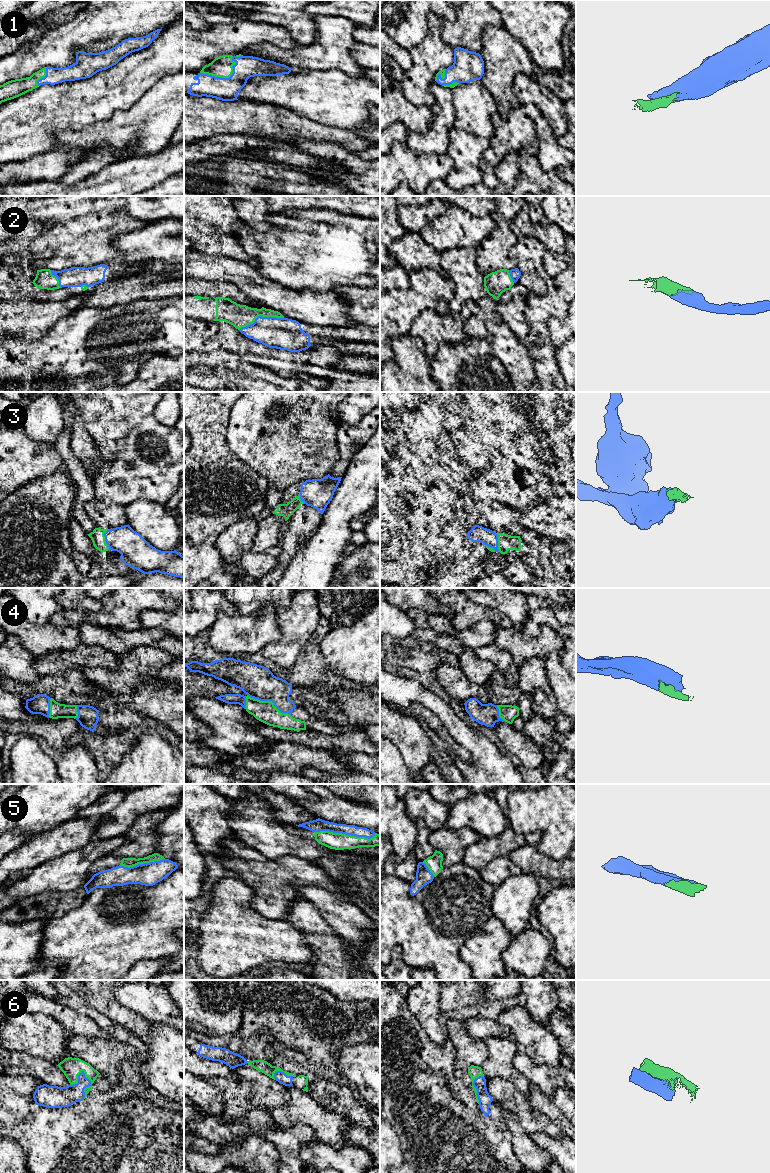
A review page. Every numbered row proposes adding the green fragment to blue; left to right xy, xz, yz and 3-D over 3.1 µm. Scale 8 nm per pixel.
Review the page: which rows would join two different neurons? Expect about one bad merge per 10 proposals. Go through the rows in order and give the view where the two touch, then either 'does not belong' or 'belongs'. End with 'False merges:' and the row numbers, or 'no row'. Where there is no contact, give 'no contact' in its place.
1: xz | belongs
2: xz | belongs
3: xy | belongs
4: xz | belongs
5: xz | belongs
6: xy | belongs
False merges: no row

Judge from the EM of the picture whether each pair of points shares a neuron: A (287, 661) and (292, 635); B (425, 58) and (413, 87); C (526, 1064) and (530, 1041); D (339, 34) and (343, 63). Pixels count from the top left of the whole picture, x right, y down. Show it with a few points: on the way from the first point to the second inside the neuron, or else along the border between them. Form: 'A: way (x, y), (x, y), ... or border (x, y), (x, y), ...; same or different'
A: way (287, 655), (287, 648), (291, 641); same
B: way (424, 65), (423, 72), (416, 80); same
C: border (519, 1046), (536, 1064), (549, 1065); different
D: way (339, 41), (339, 56); same

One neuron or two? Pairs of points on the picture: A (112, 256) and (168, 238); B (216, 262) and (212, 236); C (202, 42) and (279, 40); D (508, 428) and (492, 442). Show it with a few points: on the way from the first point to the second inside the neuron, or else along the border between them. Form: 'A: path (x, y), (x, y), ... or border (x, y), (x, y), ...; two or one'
A: border (128, 232), (120, 232), (111, 239), (119, 260); two
B: border (201, 253), (223, 256); two
C: path (221, 39), (233, 39), (239, 36), (260, 36); one
D: path (504, 430), (496, 438); one

